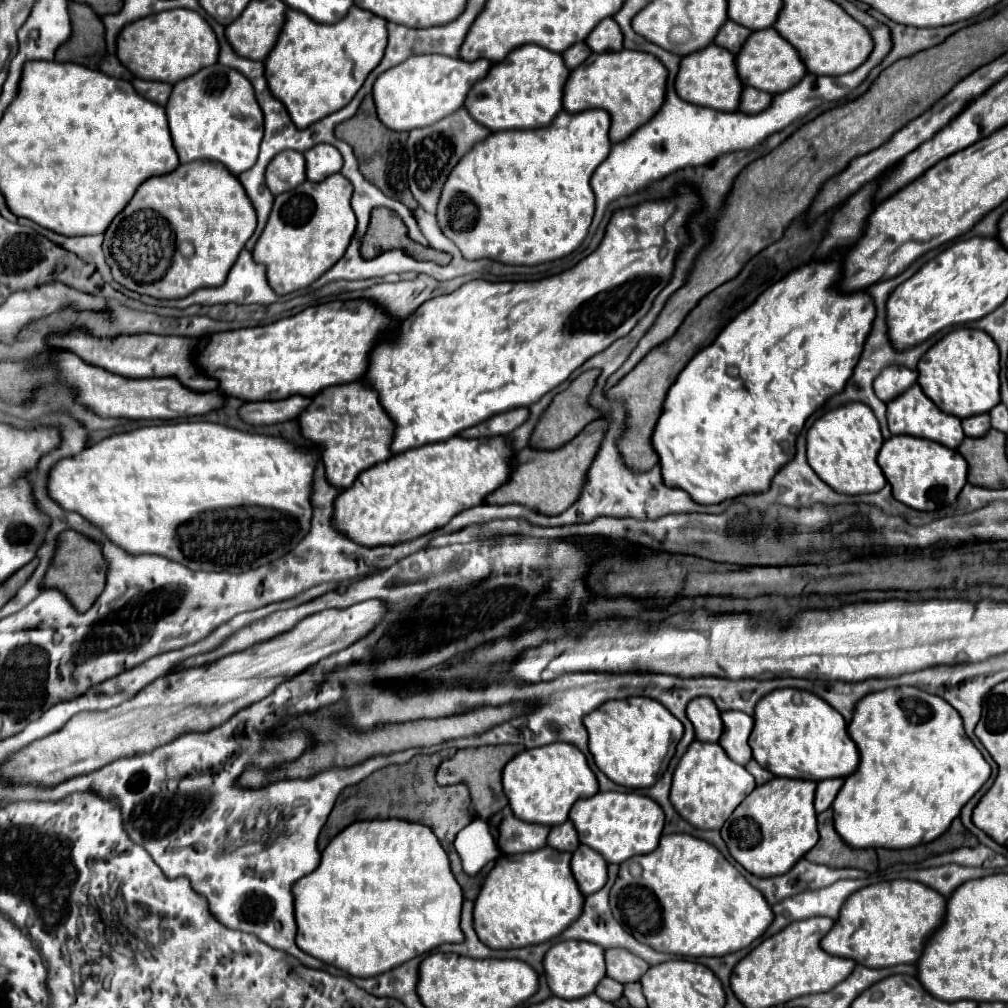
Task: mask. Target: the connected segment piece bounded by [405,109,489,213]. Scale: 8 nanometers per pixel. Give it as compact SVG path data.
M465 109L455 111L453 115L447 115L445 119L429 125L429 127L421 127L421 129L409 131L407 145L405 145L407 155L409 155L407 181L409 181L409 189L411 189L413 197L419 201L419 205L425 211L429 211L429 213L437 211L437 201L439 201L441 187L443 187L447 175L457 165L457 161L477 141L483 141L487 135L489 135L489 131L483 125L479 125L477 121L473 121L471 115Z

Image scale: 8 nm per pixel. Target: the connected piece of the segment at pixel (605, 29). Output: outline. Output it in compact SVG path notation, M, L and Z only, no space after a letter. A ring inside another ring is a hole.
M603 19L591 33L589 33L589 49L595 53L603 51L619 51L623 49L623 33L615 19Z

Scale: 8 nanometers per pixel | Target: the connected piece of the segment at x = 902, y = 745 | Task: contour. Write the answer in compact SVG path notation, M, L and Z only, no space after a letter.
M905 685L865 695L857 701L847 731L855 741L861 759L857 771L845 777L845 783L833 801L833 819L837 833L851 847L907 849L937 839L949 829L961 807L991 775L989 763L965 735L961 715L949 707L945 699L921 691L919 687Z

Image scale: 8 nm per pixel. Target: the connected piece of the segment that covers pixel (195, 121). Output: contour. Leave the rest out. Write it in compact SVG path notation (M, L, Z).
M215 63L189 75L189 79L177 81L165 111L179 163L197 159L219 161L233 175L239 175L257 161L263 139L263 115L251 83L239 71Z

